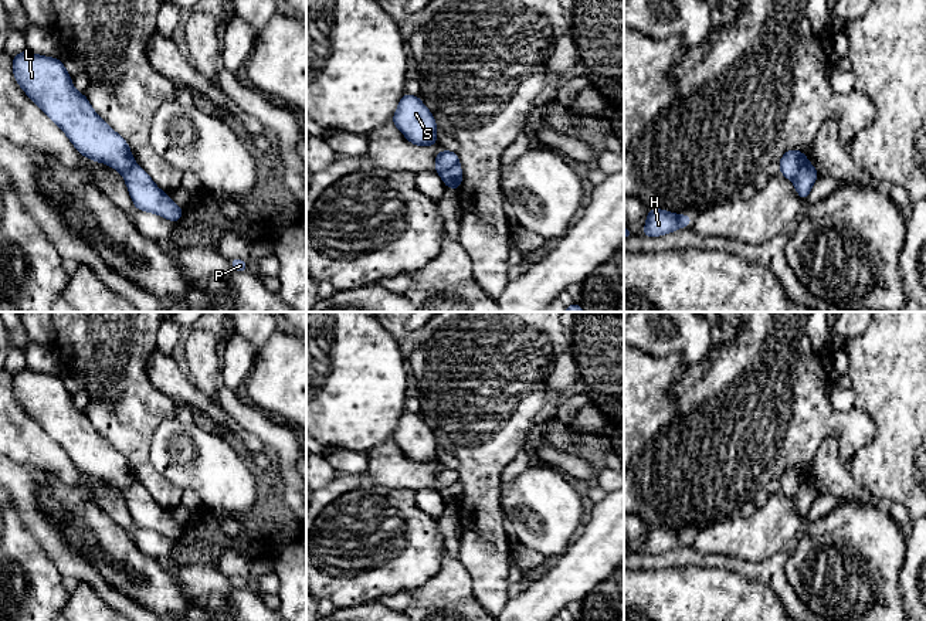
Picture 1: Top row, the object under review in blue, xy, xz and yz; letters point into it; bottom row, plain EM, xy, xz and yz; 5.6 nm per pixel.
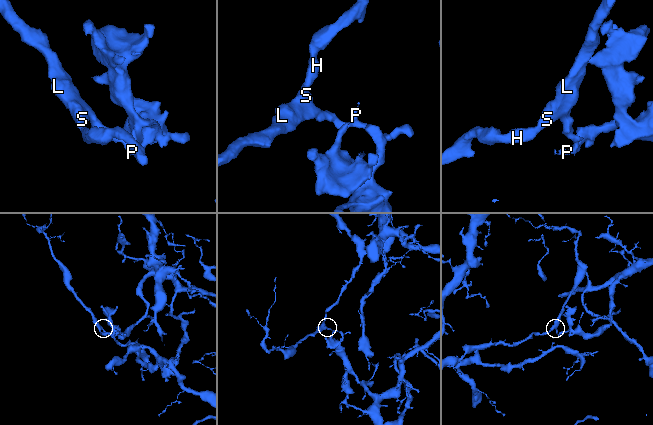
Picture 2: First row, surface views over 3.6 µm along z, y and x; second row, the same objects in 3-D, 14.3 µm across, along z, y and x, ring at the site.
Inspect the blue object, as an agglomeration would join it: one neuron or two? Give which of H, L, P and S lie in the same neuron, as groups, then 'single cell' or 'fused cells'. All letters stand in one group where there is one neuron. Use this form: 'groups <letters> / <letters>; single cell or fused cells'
groups H L S / P; fused cells

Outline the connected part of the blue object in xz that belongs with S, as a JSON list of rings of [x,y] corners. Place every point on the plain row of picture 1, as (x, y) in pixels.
[[[403,413],[391,441],[415,464],[433,464],[437,458],[437,441],[420,414]]]

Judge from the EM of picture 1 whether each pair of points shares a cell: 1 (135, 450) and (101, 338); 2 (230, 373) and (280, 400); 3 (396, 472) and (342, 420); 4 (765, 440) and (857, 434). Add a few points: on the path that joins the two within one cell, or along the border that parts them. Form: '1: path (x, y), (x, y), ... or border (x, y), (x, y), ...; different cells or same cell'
1: path (128, 421), (116, 383), (115, 366); same cell
2: border (257, 350), (255, 360), (240, 393); different cells
3: border (390, 438), (366, 452); different cells
4: path (787, 424), (834, 424); same cell

